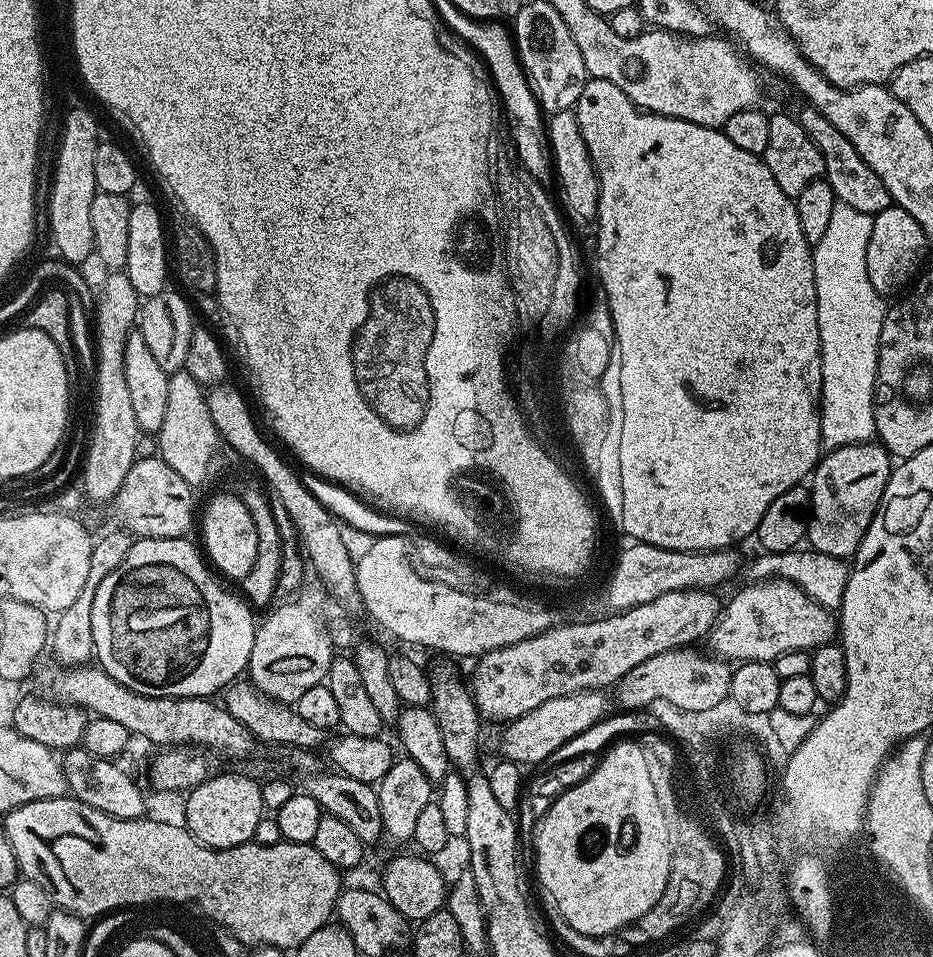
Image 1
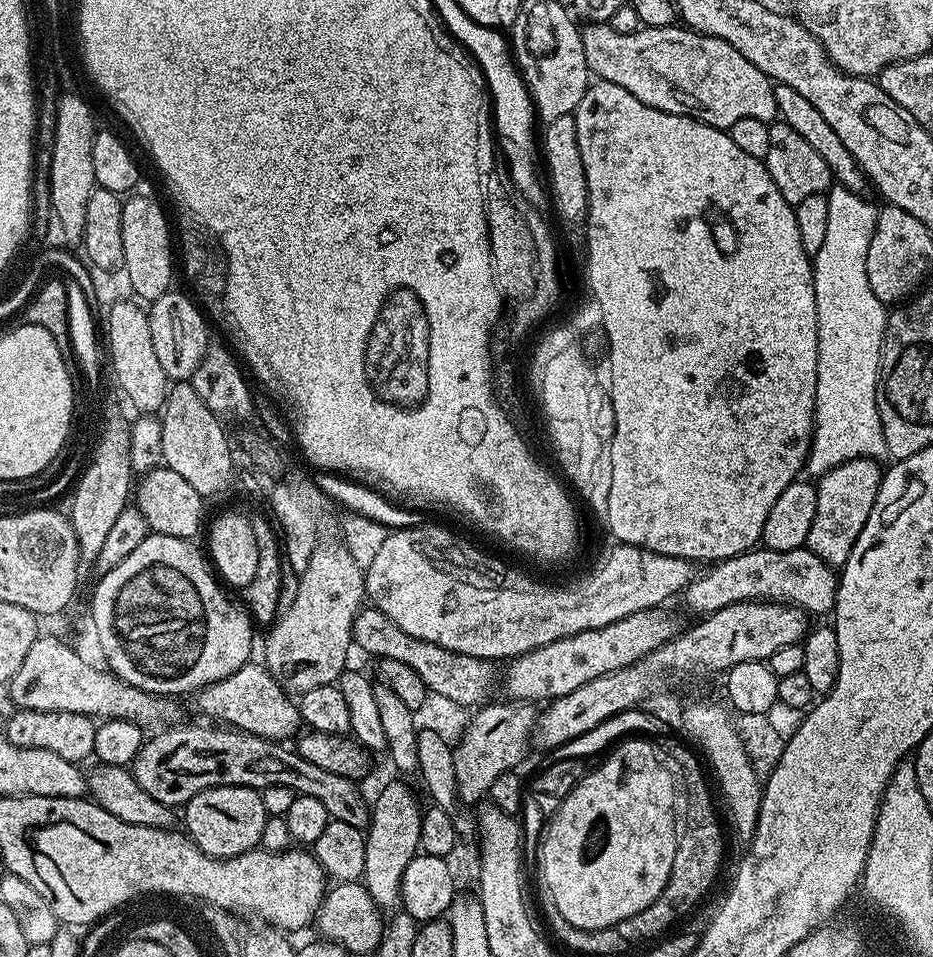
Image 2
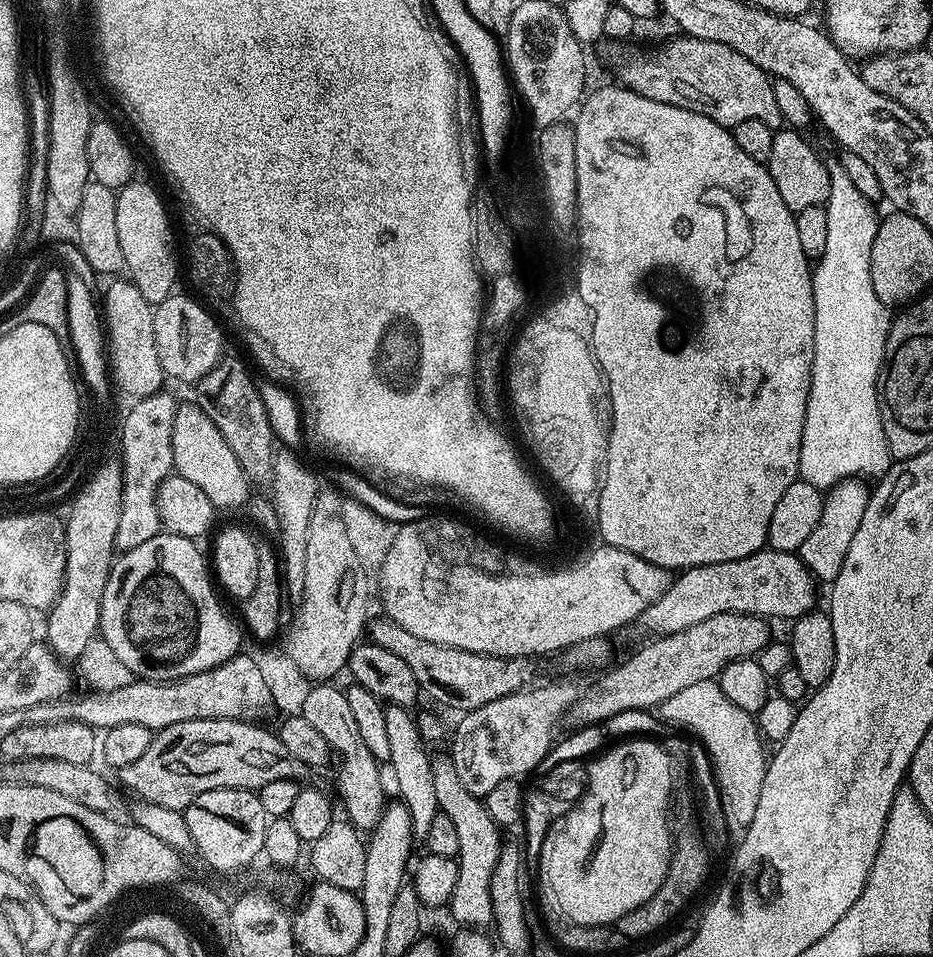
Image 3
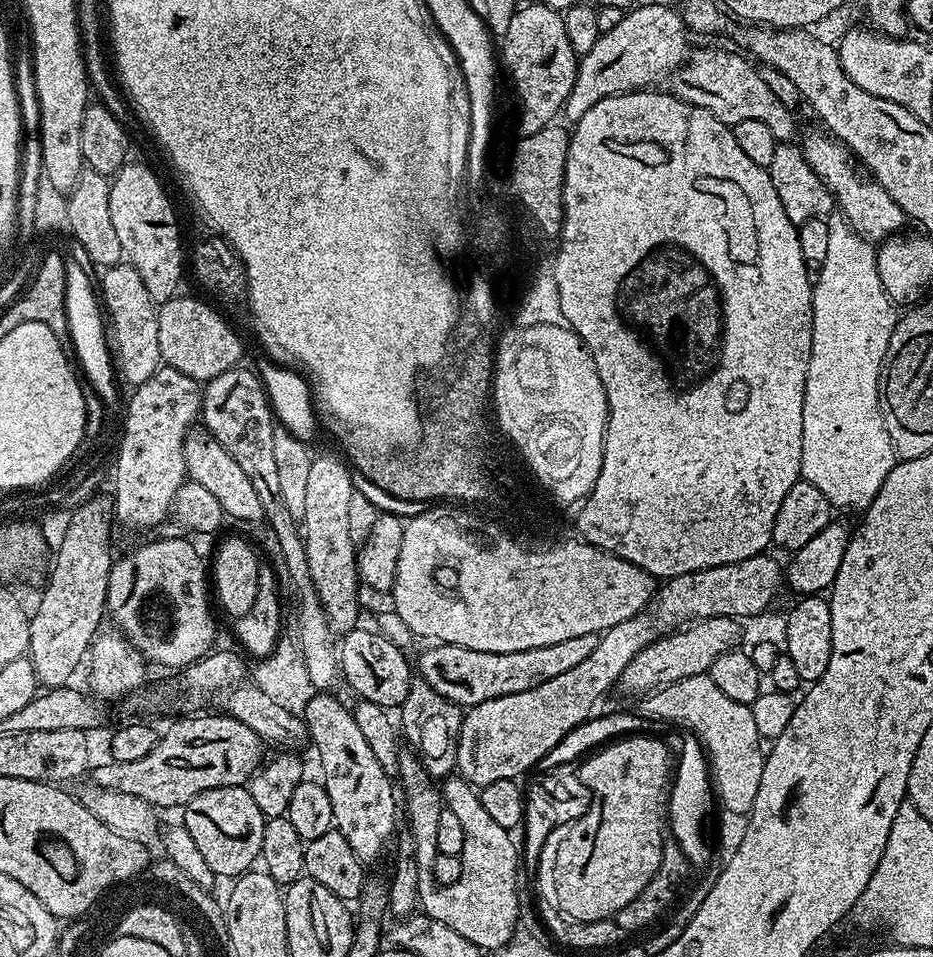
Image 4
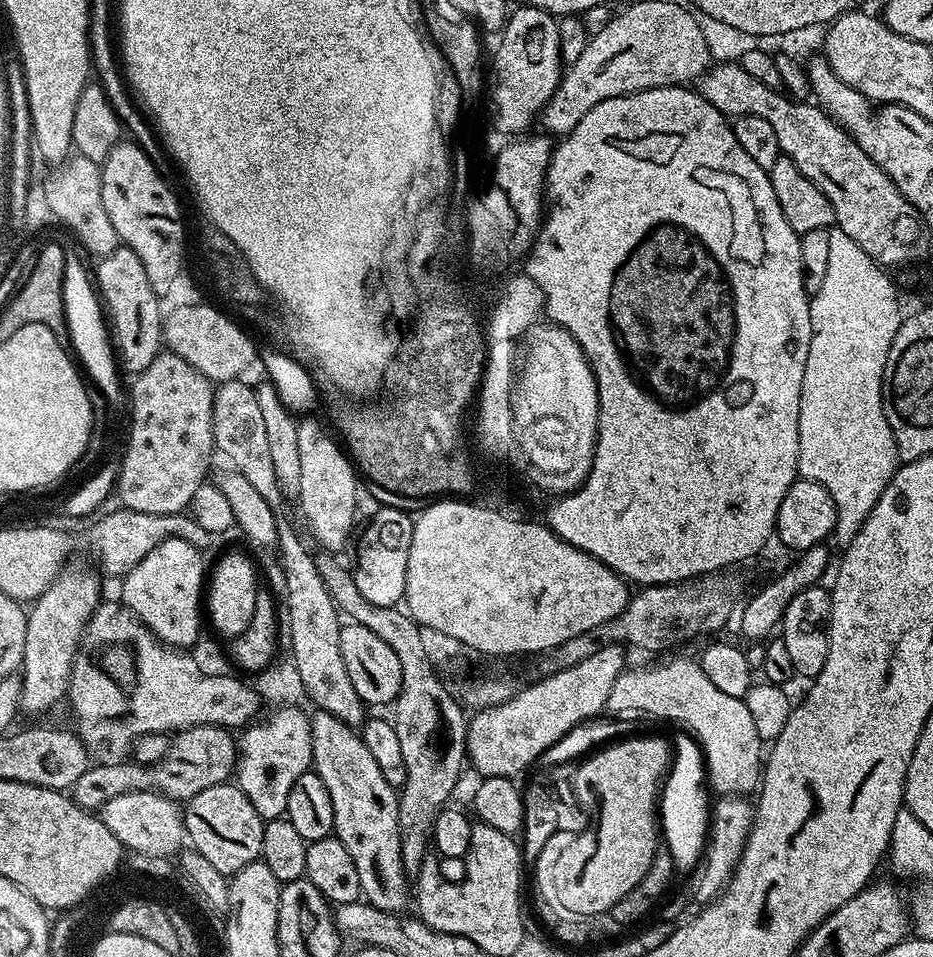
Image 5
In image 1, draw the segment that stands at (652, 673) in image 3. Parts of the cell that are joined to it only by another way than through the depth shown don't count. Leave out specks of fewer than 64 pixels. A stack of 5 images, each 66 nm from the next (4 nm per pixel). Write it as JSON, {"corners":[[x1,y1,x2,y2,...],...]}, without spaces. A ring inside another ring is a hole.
{"corners":[[758,580,748,582,745,588,740,588,732,596,732,601,723,605,716,625,706,637,707,647,721,660,729,662,747,662,749,660,762,660,775,662,782,654,787,652,807,652,831,644,838,636,838,620,833,609,823,608,810,598,794,582,789,580],[589,690,587,692,571,692,558,698,550,698,550,702,542,702,542,706,534,706,526,714,522,714,517,720,511,721,500,740,500,748,503,759,512,760,515,764,527,766,527,764,543,765,545,760,560,746,577,738,583,731,590,730,592,726,603,720,609,711,608,700,603,691]]}

